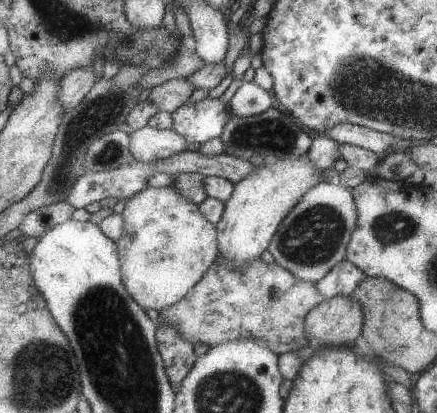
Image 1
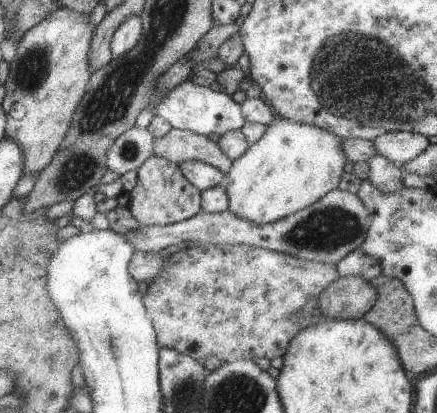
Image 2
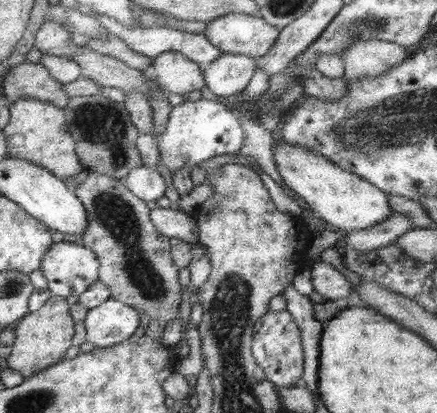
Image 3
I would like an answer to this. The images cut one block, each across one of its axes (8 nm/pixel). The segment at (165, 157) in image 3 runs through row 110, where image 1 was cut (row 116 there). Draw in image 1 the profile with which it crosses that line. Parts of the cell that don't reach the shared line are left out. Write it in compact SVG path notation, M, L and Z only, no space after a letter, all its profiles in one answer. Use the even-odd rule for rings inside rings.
M205 98L203 102L185 104L175 114L171 114L175 124L173 130L181 134L189 144L205 144L221 138L227 122L235 116L227 112L227 106L219 98Z

